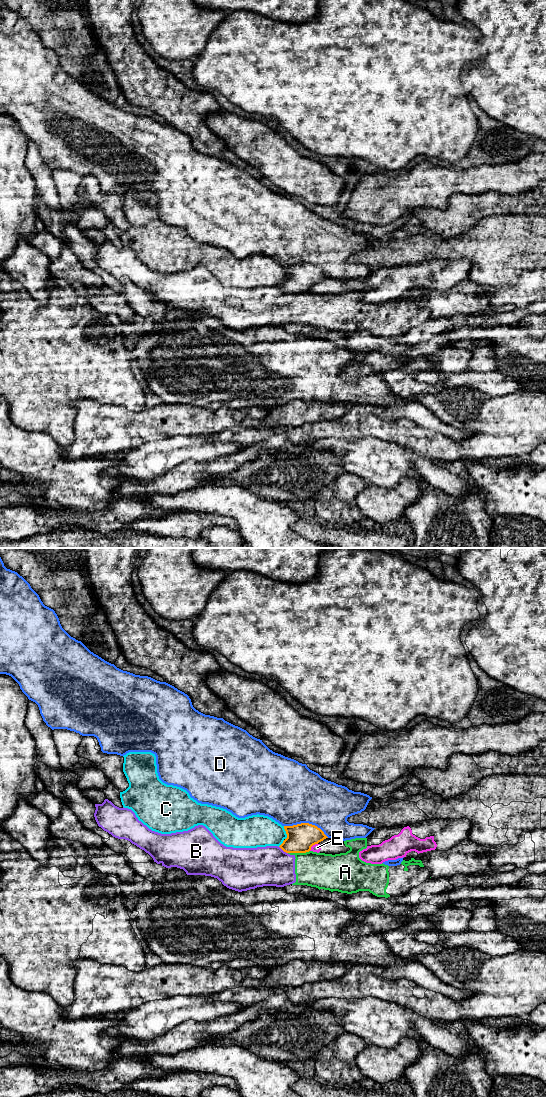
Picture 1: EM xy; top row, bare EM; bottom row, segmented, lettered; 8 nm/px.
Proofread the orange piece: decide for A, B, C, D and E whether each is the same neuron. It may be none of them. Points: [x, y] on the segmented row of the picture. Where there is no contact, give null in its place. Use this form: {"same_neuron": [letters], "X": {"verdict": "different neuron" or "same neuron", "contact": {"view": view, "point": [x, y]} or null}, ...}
{"same_neuron": [], "A": {"verdict": "different neuron", "contact": {"view": "xy", "point": [298, 852]}}, "B": {"verdict": "different neuron", "contact": {"view": "xy", "point": [283, 850]}}, "C": {"verdict": "different neuron", "contact": {"view": "xy", "point": [287, 836]}}, "D": {"verdict": "different neuron", "contact": {"view": "xy", "point": [306, 823]}}, "E": {"verdict": "different neuron", "contact": {"view": "xy", "point": [312, 845]}}}

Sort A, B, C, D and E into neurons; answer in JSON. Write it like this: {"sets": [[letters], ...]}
{"sets": [["A", "B"], ["C"], ["D"], ["E"]]}

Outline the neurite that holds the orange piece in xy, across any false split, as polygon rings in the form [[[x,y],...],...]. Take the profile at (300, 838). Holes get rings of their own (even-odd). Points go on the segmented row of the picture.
[[[301,823],[293,826],[284,826],[287,838],[279,846],[286,853],[306,853],[311,847],[328,838],[315,825]]]

